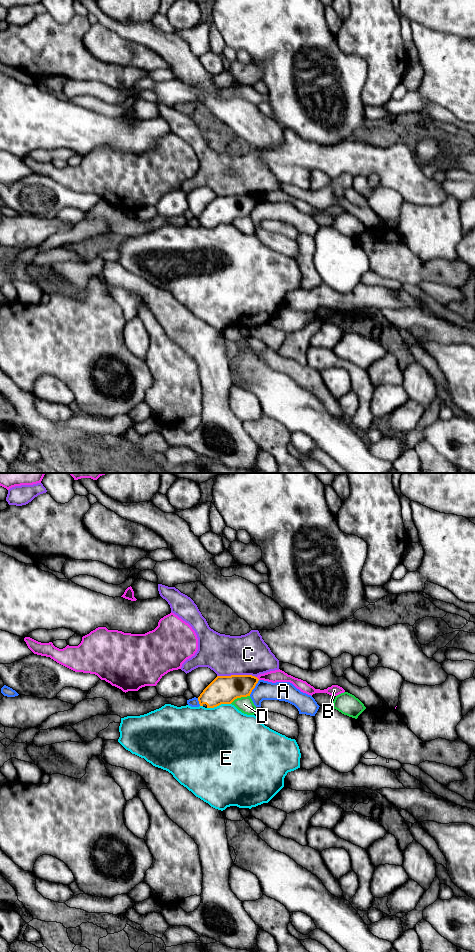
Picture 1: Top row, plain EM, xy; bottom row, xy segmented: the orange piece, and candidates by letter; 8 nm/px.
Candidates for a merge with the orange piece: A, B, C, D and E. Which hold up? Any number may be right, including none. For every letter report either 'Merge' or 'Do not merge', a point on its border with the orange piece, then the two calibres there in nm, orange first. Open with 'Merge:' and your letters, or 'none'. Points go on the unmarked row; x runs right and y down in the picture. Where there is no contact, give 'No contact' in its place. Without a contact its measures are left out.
Merge: none
A: Do not merge. Touches orange at xy (254, 207). Thickness 220 nm (orange) against 160 nm
B: Do not merge. Touches orange at xy (257, 198). Thickness 200 nm (orange) against 100 nm
C: Do not merge. Touches orange at xy (237, 195). Thickness 220 nm (orange) against 320 nm
D: Do not merge. Touches orange at xy (239, 217). Thickness 220 nm (orange) against 130 nm
E: Do not merge. Touches orange at xy (218, 225). Thickness 220 nm (orange) against 480 nm

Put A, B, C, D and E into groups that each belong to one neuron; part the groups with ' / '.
A / B / C / D / E

